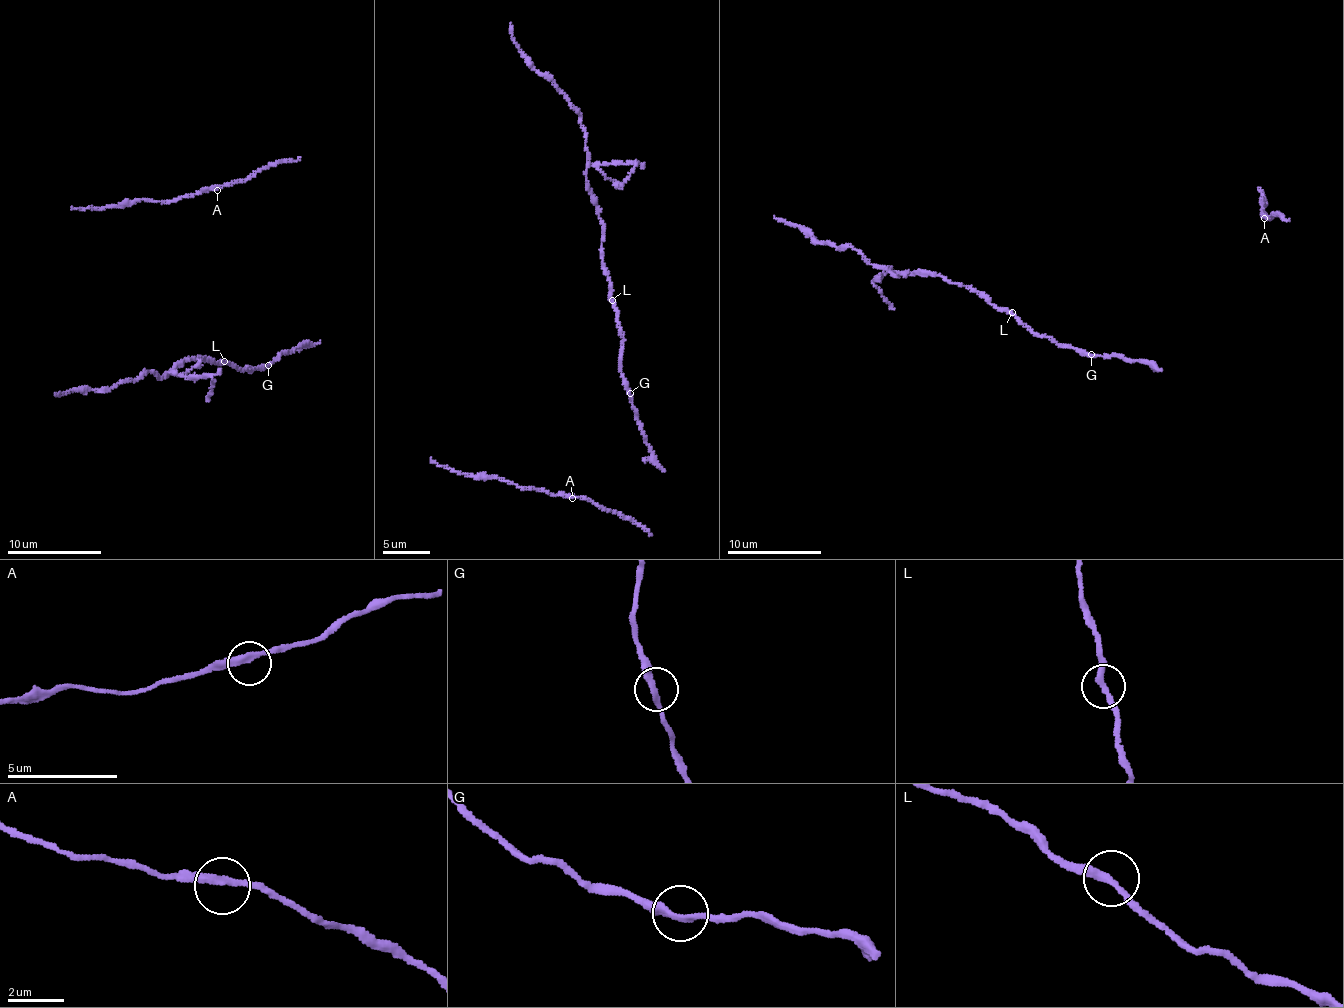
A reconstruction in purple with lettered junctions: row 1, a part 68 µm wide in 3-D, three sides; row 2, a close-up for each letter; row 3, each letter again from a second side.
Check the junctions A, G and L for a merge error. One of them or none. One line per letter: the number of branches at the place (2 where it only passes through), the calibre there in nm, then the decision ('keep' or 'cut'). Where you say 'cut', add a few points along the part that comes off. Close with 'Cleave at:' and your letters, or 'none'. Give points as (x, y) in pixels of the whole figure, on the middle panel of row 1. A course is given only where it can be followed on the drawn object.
A: 2 | 280 nm | keep
G: 2 | 260 nm | keep
L: 2 | 280 nm | cut | (611, 299), (596, 198), (586, 179), (587, 148), (579, 109), (531, 65), (514, 40), (511, 23)
Cleave at: L

